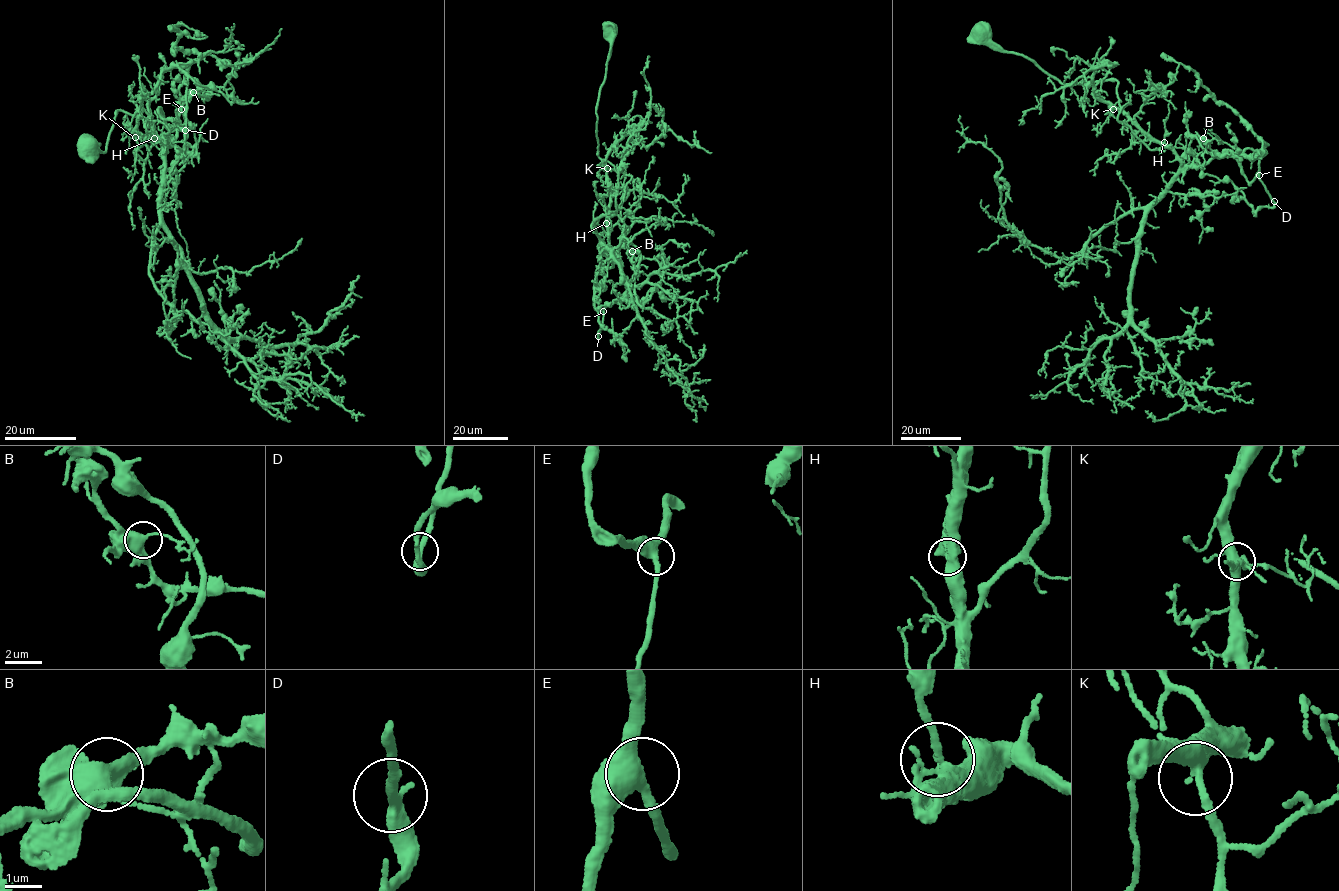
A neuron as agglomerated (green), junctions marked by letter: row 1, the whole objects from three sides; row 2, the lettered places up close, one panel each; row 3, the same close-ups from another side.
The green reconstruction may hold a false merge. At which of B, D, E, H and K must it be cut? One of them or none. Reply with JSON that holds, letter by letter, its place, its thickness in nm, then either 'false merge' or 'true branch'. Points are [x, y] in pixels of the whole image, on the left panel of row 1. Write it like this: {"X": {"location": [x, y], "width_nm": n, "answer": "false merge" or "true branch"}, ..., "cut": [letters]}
{"B": {"location": [193, 92], "width_nm": 460, "answer": "true branch"}, "D": {"location": [185, 130], "width_nm": 240, "answer": "true branch"}, "E": {"location": [181, 109], "width_nm": 440, "answer": "true branch"}, "H": {"location": [154, 138], "width_nm": 400, "answer": "true branch"}, "K": {"location": [135, 137], "width_nm": 320, "answer": "true branch"}, "cut": []}

